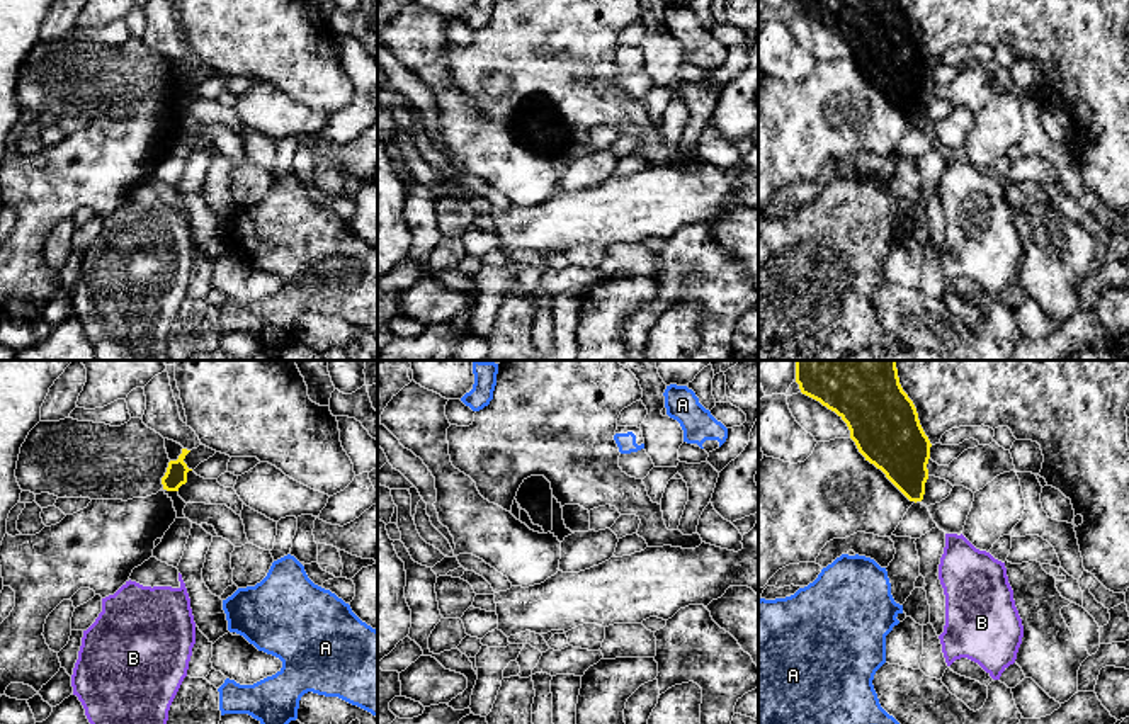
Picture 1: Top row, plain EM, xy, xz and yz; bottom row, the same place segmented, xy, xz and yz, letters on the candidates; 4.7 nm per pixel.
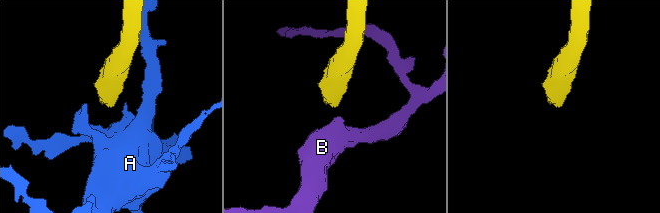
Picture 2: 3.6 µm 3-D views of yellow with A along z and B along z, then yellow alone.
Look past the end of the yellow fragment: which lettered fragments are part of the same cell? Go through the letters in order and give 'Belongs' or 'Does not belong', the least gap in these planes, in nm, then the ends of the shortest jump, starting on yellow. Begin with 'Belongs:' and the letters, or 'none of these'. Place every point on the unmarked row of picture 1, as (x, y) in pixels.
Belongs: none of these
A: Does not belong. Distance 340 nm. Across: yz (910, 119), (873, 179)
B: Does not belong. Distance 200 nm. Across: yz (920, 119), (946, 153)

